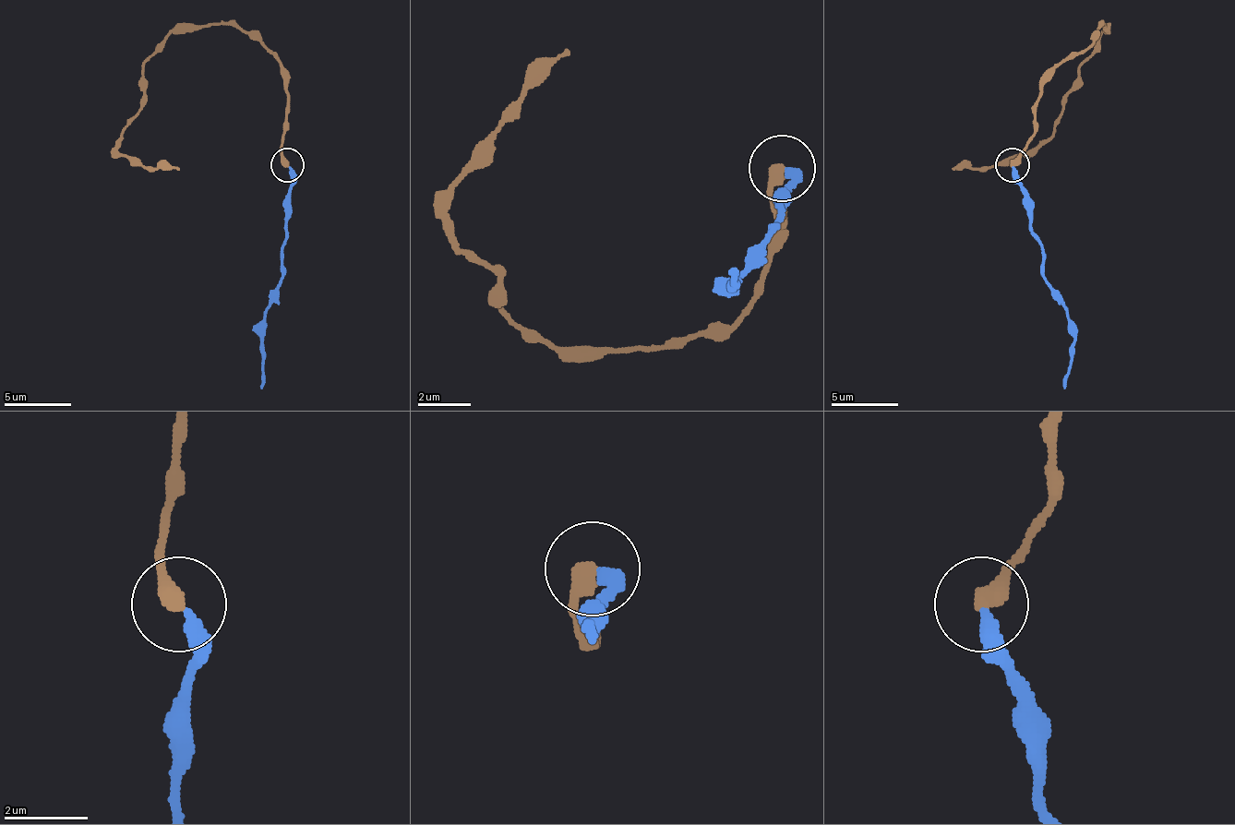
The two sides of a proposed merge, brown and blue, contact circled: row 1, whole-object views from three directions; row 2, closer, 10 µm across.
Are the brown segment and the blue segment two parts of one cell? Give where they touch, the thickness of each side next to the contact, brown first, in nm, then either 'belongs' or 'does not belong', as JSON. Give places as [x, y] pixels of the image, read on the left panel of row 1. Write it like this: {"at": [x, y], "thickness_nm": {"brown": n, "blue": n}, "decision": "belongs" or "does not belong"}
{"at": [287, 165], "thickness_nm": {"brown": 460, "blue": 360}, "decision": "belongs"}

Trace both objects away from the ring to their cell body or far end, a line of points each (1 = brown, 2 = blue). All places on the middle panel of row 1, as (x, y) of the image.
1: (780, 170), (760, 296), (674, 349), (533, 342), (500, 309), (500, 276), (448, 230), (448, 196), (567, 50)
2: (786, 170), (773, 230), (734, 289), (734, 269)

